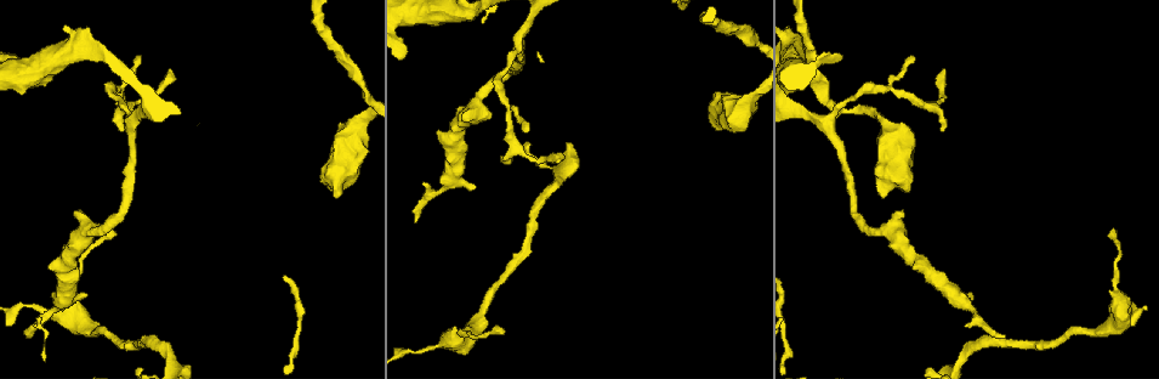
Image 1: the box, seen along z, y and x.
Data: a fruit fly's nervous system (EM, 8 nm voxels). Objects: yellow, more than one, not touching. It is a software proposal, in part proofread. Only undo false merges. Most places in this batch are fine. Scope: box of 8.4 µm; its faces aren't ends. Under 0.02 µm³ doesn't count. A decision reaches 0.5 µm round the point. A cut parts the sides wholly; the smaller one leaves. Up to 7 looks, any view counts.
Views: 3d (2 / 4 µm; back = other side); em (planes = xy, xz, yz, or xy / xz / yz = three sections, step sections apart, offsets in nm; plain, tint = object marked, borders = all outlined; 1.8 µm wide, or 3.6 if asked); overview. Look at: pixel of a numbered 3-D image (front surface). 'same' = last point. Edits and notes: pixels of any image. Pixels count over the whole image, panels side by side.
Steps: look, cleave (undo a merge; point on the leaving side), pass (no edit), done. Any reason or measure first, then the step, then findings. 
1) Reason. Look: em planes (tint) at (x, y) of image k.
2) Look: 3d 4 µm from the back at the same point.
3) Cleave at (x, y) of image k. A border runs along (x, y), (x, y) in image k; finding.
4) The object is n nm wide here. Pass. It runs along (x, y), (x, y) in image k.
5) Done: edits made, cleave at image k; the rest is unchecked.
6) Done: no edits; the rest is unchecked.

Arms part here. Look: 3d 4 µm at (743, 107) of image 1.

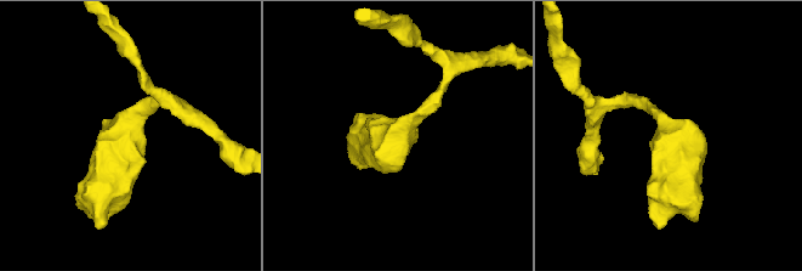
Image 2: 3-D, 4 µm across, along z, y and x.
Look: em 3.6 µm planes (borders) at (127, 129) of image 2.

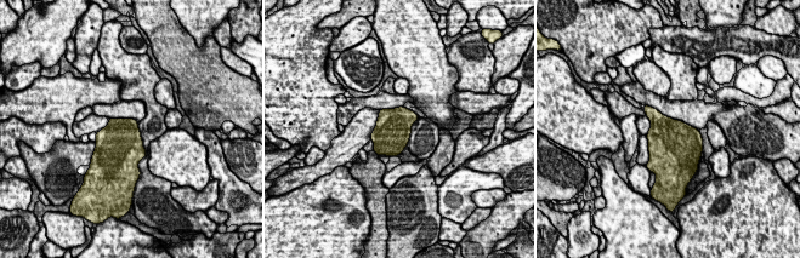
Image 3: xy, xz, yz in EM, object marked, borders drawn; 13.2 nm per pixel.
Pass. Continuous, no second cell.

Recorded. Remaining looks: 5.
A fork. Look: em planes (tint) at (520, 37) of image 1.

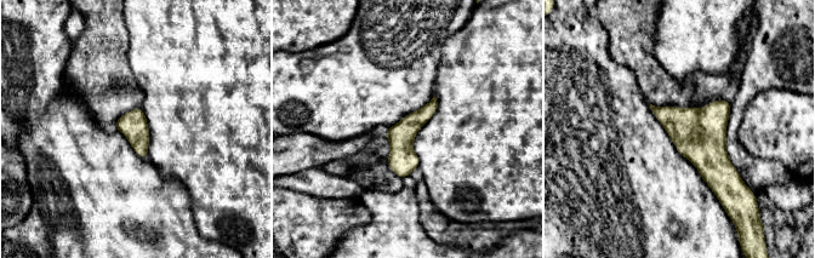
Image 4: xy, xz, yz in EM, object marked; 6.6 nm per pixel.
The object is 170 nm wide here. Pass. It runs along (433, 102), (400, 137), (400, 173) in image 4; one cell here.

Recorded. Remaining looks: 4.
Thick turns thin. Look: 3d 2 µm at (450, 186) of image 1.

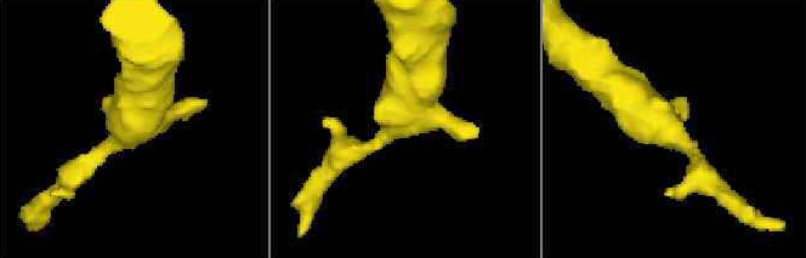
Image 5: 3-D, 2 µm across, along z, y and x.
Need the tissue. Look: em planes (plain) at (128, 127) of image 5.

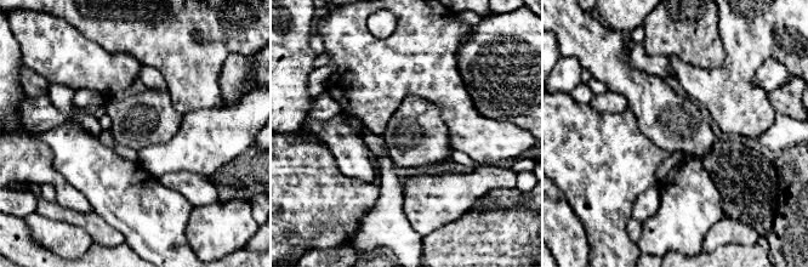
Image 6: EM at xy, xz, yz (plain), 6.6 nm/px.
Look: em planes (tint) at the same point.

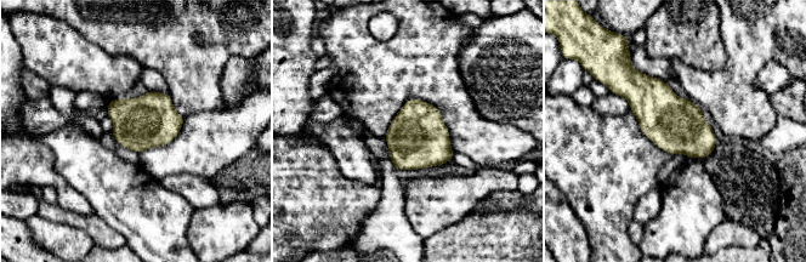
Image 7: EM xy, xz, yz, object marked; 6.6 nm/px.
Pass. One cell here.

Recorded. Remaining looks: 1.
Done: no edits; the rest is unchecked.

